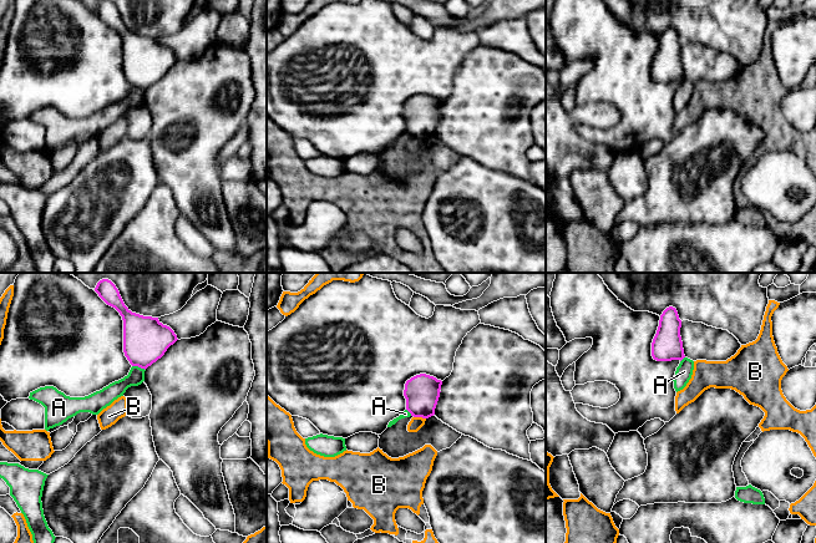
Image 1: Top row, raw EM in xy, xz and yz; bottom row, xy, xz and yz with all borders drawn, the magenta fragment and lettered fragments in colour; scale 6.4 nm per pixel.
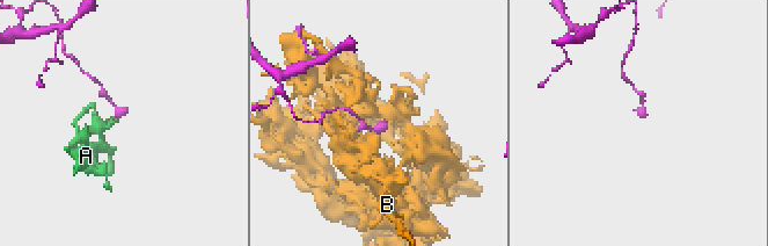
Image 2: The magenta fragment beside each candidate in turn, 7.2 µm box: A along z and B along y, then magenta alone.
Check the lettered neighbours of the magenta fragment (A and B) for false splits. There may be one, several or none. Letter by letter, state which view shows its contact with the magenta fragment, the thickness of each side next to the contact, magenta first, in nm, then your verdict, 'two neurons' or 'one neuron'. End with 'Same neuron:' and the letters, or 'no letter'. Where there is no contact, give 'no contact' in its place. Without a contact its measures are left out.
A: meets magenta in xy; 280 nm thick on the magenta side, 110 nm on the other; two neurons
B: meets magenta in xz; 220 nm thick on the magenta side, 80 nm on the other; two neurons
Same neuron: no letter

